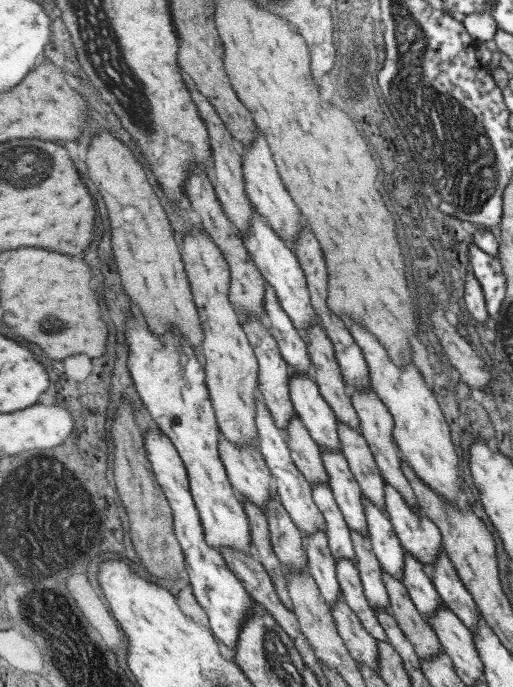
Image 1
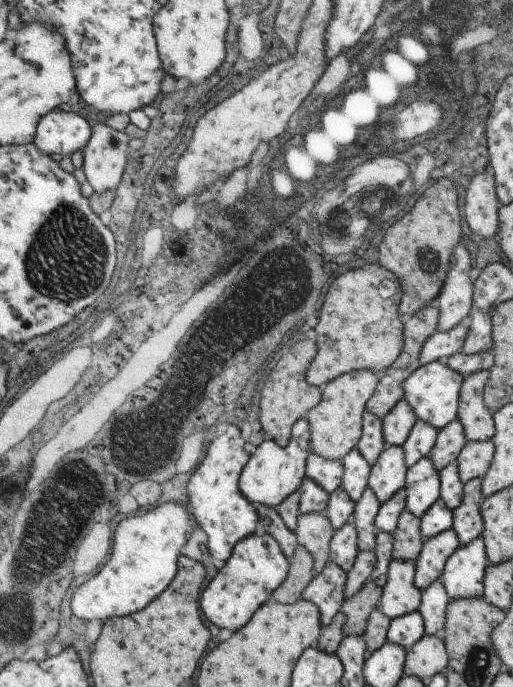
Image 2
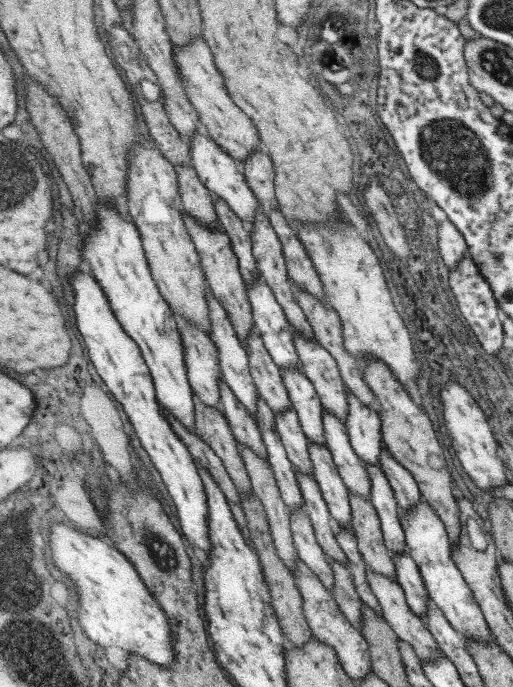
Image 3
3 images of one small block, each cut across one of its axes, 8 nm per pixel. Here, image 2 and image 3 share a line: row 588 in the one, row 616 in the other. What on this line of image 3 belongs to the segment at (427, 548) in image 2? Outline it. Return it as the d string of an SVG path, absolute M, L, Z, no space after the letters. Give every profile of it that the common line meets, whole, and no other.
M393 554L393 562L397 566L397 578L395 578L395 584L399 584L403 588L403 594L405 594L405 600L409 604L409 608L423 620L425 624L425 612L427 612L427 590L423 586L423 580L419 576L419 570L417 570L417 564L411 556L405 556L405 554Z

